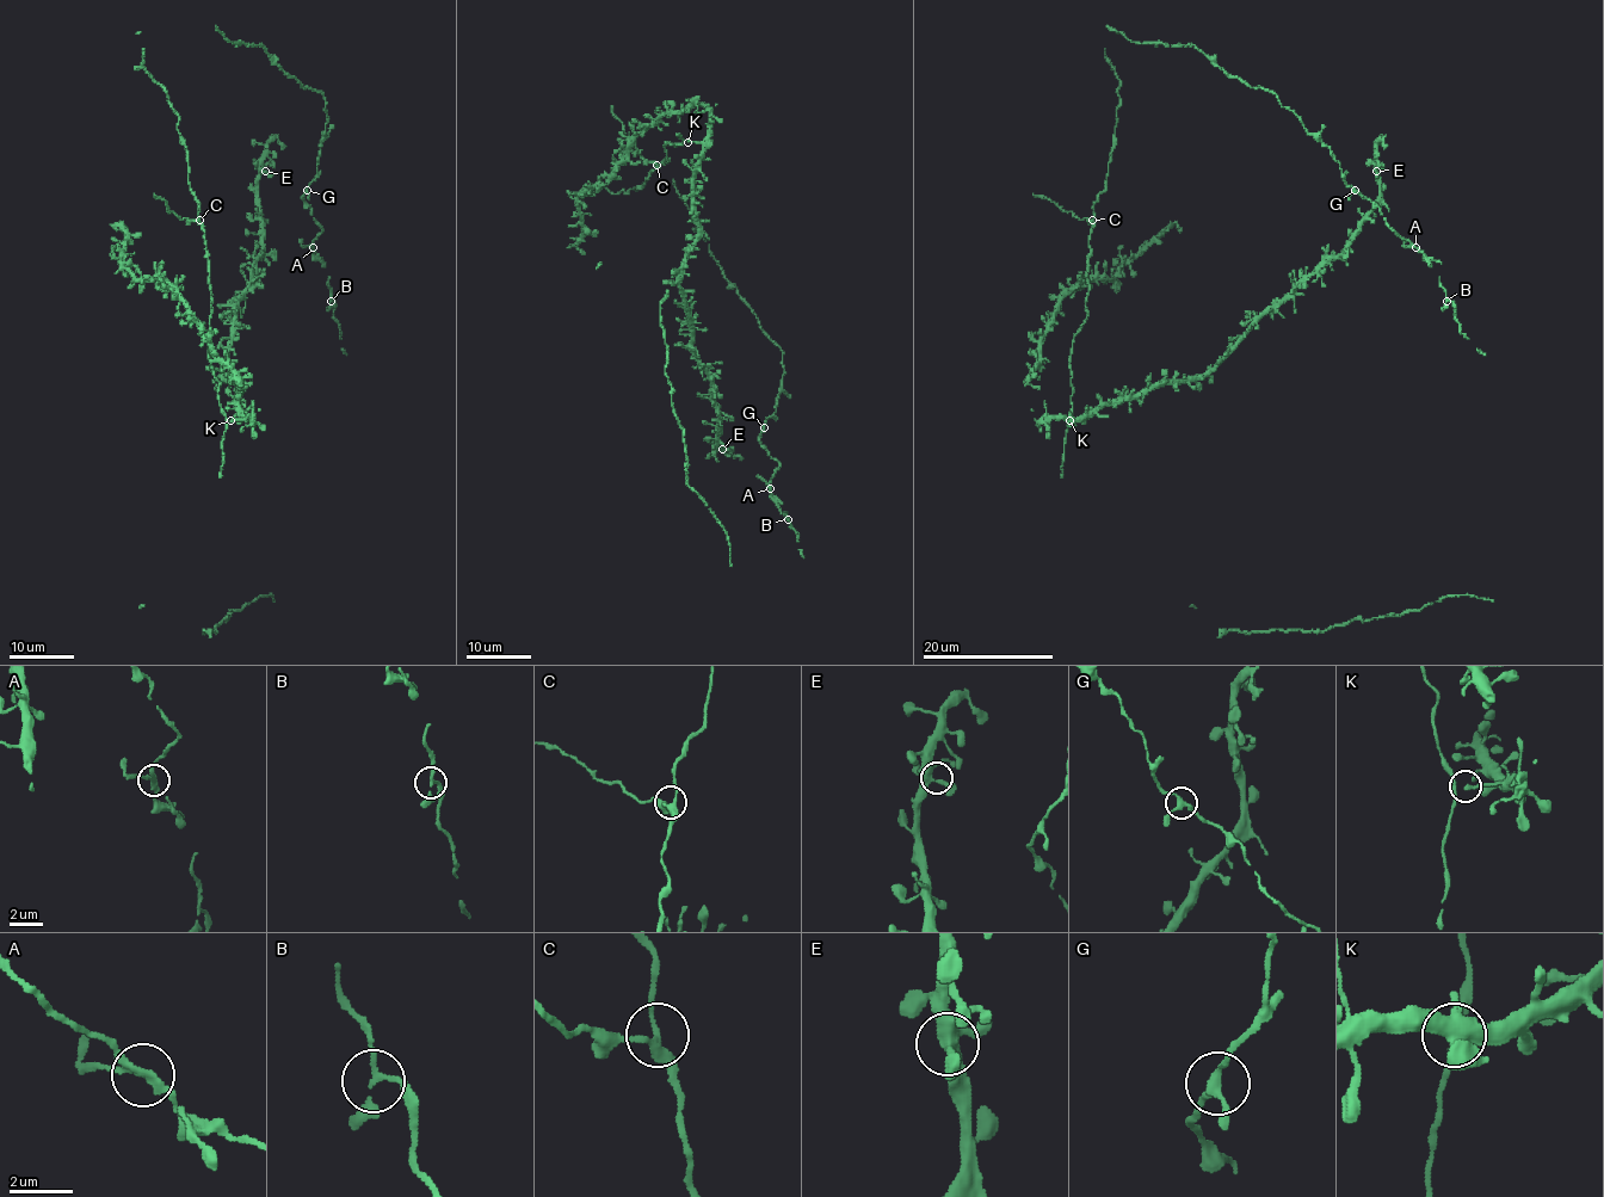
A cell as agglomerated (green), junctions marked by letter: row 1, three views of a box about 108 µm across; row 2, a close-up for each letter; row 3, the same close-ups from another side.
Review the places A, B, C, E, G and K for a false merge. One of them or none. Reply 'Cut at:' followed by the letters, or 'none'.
Cut at: A

